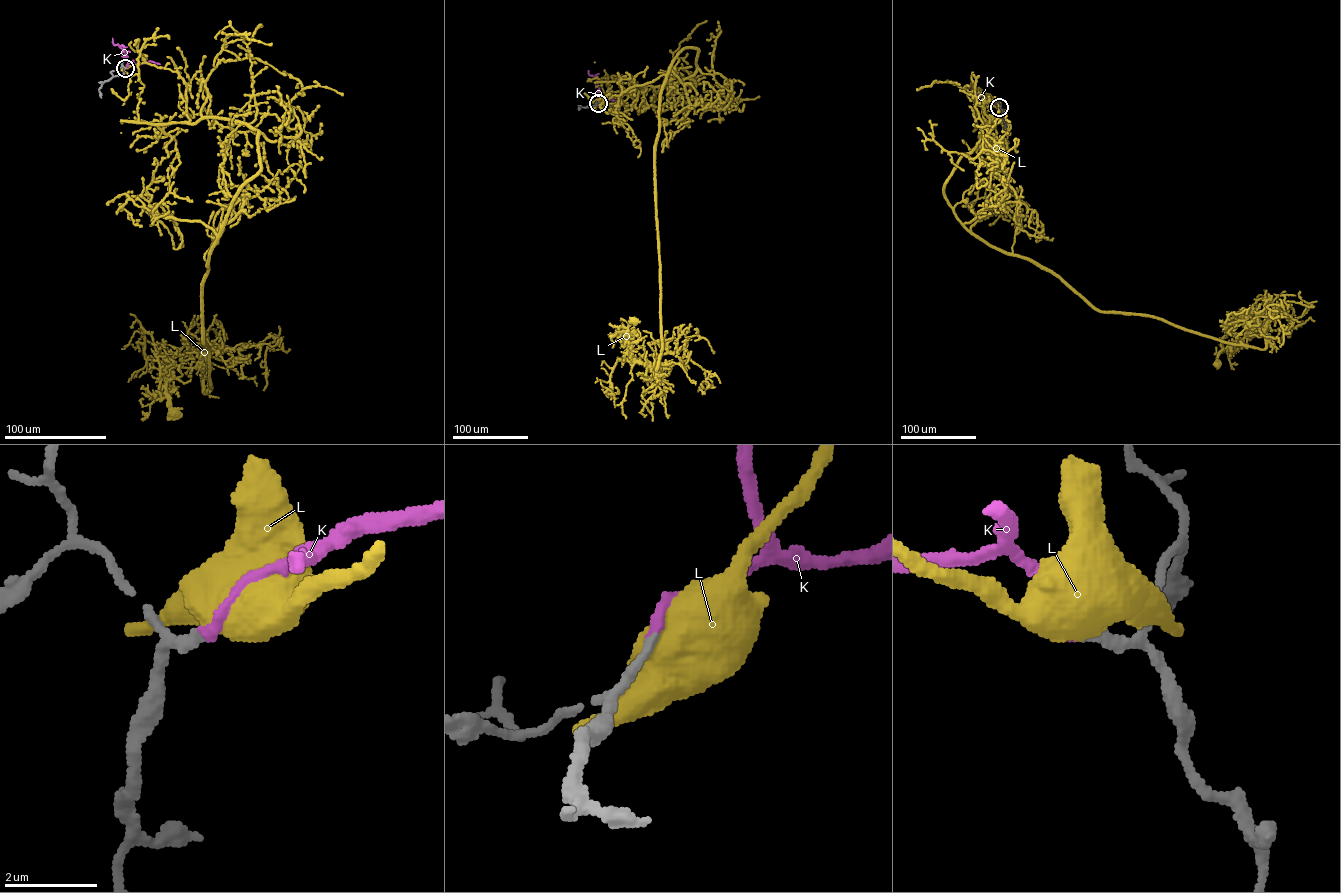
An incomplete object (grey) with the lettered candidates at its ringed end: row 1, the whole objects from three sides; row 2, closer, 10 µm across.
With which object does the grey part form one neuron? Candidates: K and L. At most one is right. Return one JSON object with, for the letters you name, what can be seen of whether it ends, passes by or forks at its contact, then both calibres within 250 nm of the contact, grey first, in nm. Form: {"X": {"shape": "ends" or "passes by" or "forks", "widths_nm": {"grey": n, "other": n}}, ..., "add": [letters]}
{"K": {"shape": "ends", "widths_nm": {"grey": 220, "other": 240}}, "add": ["K"]}

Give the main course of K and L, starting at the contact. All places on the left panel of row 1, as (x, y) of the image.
K: (125, 68), (127, 56), (119, 45), (113, 44), (112, 38)
L: (125, 68), (176, 71), (190, 123), (258, 131), (260, 169), (202, 282), (211, 387), (172, 368), (173, 413)

